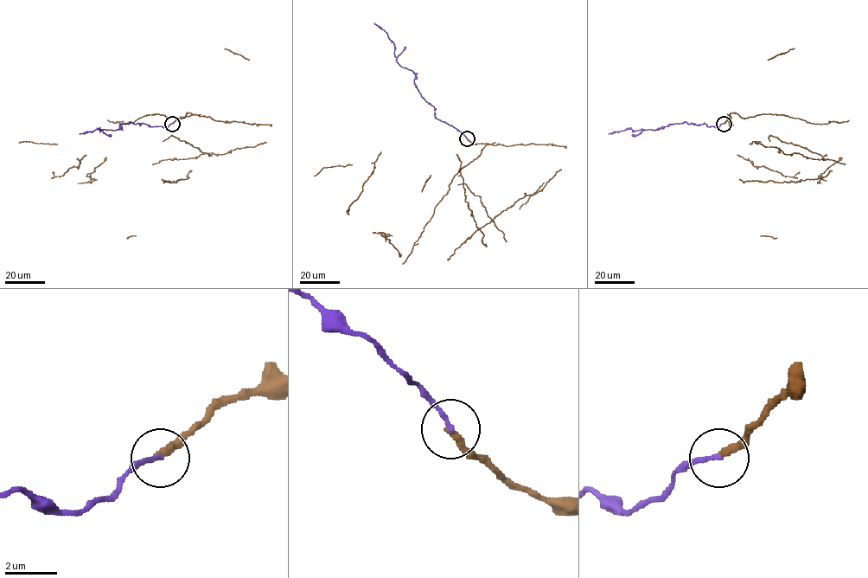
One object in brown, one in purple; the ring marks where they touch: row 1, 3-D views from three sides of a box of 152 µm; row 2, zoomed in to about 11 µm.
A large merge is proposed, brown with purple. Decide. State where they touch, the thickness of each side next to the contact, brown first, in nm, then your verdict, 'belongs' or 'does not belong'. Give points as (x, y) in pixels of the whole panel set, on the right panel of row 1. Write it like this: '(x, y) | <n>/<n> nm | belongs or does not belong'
(724, 124) | 280/180 nm | does not belong

